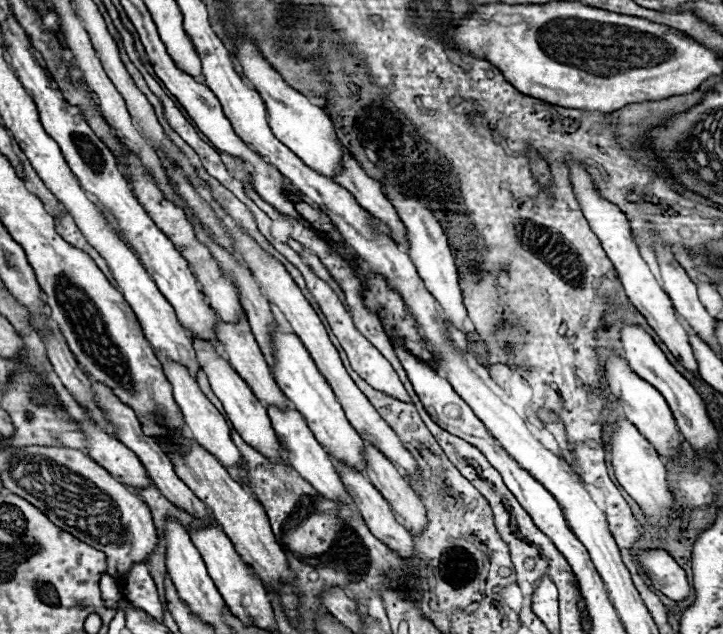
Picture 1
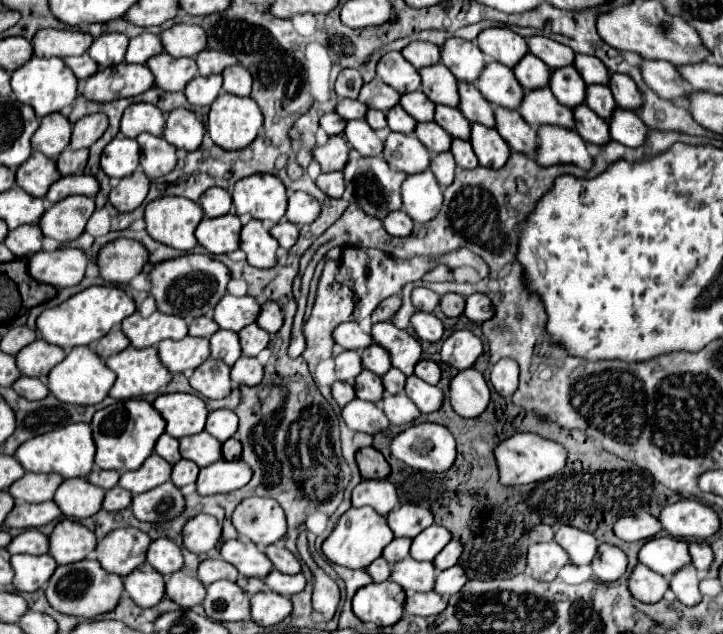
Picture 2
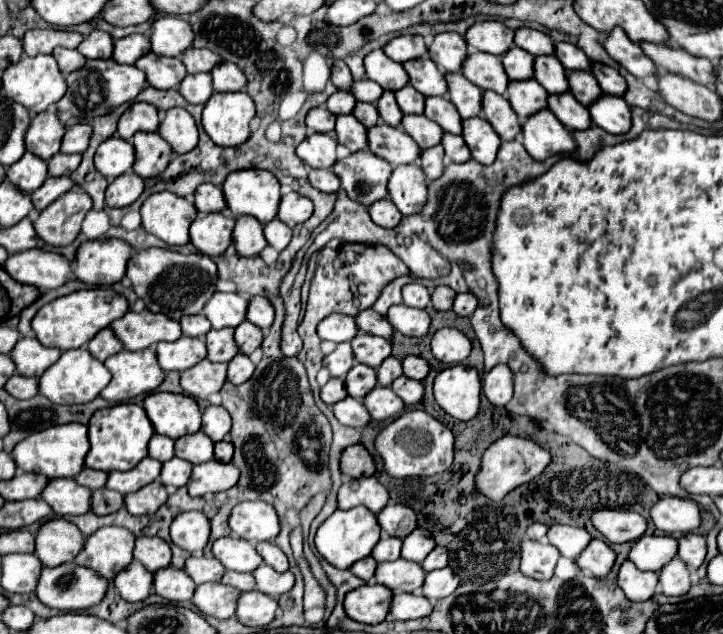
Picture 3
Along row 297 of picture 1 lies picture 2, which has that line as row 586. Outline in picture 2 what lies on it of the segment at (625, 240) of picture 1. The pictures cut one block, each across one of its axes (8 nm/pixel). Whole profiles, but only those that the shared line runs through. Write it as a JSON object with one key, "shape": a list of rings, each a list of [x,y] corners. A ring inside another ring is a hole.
{"shape":[[[636,564],[628,578],[628,590],[640,602],[658,602],[668,590],[668,580],[644,564]]]}

